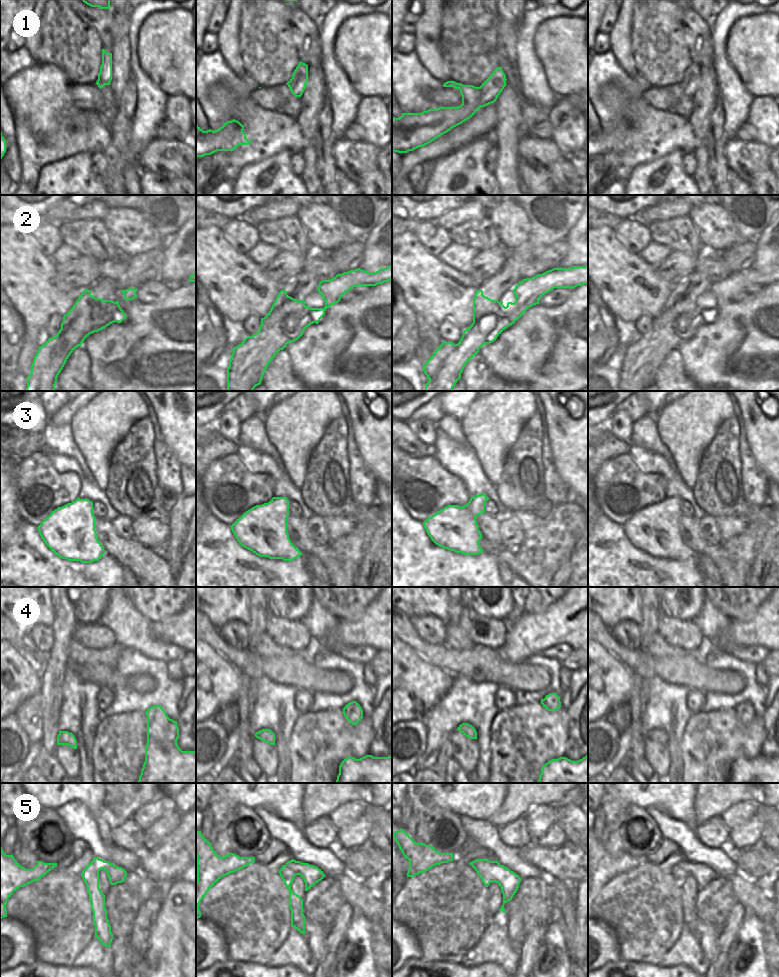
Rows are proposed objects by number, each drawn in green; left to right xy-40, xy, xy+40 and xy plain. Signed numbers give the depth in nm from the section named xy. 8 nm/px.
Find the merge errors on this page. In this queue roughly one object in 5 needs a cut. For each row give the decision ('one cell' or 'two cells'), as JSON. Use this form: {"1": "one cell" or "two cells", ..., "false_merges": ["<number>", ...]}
{"1": "one cell", "2": "one cell", "3": "one cell", "4": "one cell", "5": "two cells", "false_merges": ["5"]}

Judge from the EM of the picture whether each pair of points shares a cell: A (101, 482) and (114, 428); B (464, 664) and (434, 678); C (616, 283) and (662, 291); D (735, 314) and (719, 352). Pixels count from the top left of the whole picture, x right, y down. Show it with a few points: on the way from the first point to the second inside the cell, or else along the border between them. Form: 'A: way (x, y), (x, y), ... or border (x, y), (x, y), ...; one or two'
A: way (100, 469), (101, 441); one
B: border (425, 661), (441, 668), (453, 678); two
C: way (627, 285), (630, 288), (651, 295); one
D: way (733, 323), (733, 338), (728, 343); one

